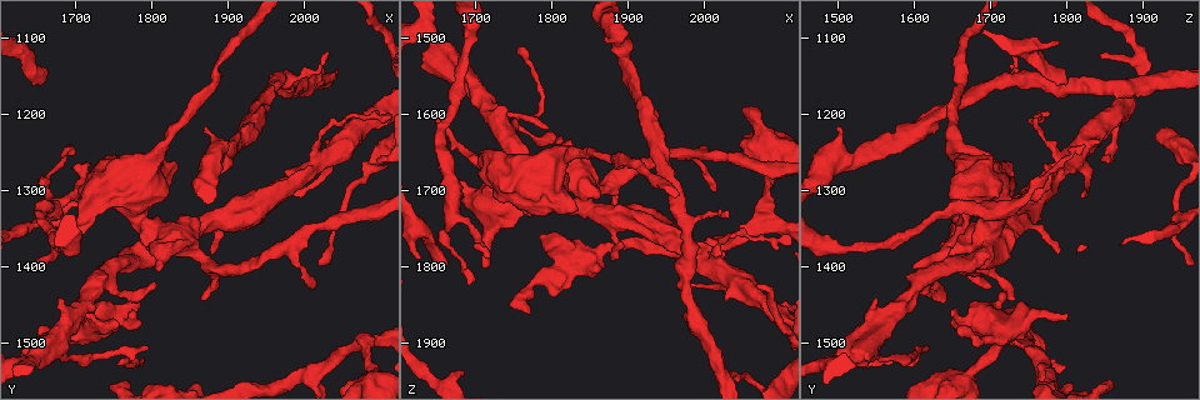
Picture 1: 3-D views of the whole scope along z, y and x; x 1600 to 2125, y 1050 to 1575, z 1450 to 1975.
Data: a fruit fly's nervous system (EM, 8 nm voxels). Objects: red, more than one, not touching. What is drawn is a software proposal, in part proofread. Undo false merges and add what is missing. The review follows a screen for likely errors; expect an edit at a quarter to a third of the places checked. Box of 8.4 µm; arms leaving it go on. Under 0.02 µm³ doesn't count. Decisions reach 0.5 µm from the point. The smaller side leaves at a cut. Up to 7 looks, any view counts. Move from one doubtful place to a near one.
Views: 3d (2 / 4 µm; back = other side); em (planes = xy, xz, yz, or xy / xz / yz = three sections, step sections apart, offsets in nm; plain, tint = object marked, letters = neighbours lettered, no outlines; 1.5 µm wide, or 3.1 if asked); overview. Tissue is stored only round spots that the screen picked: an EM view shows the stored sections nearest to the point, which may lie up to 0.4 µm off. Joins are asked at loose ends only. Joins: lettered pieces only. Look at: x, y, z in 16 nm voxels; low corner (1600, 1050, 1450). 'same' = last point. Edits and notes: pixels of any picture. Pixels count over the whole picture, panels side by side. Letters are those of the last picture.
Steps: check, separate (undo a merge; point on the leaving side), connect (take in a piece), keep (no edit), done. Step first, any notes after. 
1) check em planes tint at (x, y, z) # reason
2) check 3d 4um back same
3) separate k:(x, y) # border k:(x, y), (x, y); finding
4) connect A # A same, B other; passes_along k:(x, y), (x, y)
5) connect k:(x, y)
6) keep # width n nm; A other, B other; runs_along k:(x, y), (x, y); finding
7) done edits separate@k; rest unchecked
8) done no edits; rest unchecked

check em yz step 8 letters at (1710, 1460, 1800)

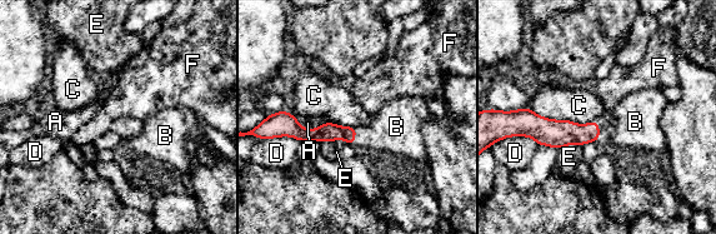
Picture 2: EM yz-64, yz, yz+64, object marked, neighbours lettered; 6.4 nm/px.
check em planes letters same

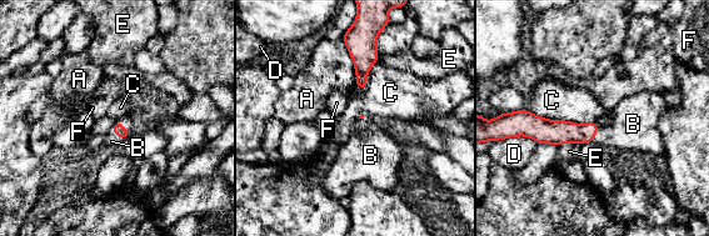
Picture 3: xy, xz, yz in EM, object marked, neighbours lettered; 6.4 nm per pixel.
connect B # longest_contact C 440 nm; A other, B same, C other, D other, E other, F other; the neuron continues

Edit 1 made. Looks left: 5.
check em xy step 4 letters at (1660, 1160, 1795) # branch stops here

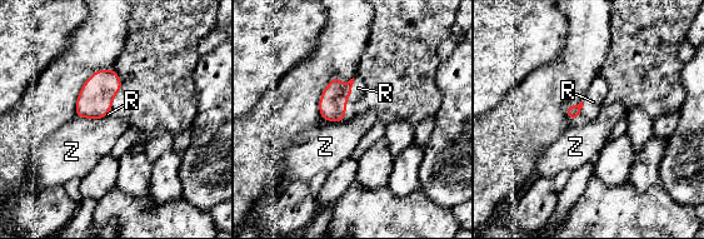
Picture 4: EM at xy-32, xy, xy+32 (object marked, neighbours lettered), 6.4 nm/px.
connect R # R same, Z other; passes_along 4:(333, 103), (346, 98), (358, 88); the neuron continues

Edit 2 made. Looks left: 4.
check 3d 2um at (1720, 1265, 1785) # tapers out

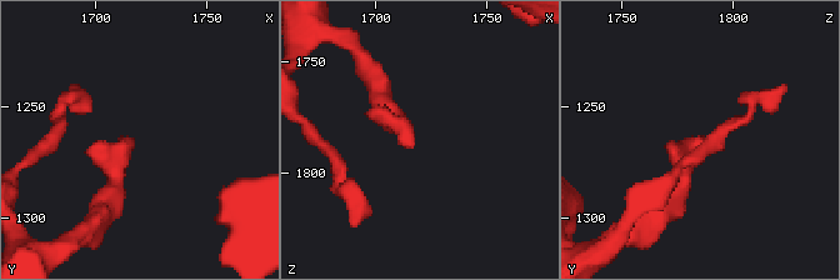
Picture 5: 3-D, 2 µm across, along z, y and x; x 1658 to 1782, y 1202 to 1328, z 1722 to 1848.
check em planes letters at (1715, 1263, 1787) # now the EM

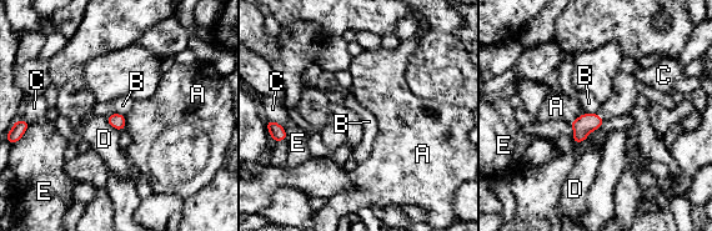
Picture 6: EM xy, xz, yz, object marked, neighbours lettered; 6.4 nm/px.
keep # width 100 nm; A other, B other, C other, D other, E other; border 6:(596, 111), (586, 114); none of them fits

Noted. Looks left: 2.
done edits connect@3, connect@4; rest unchecked

